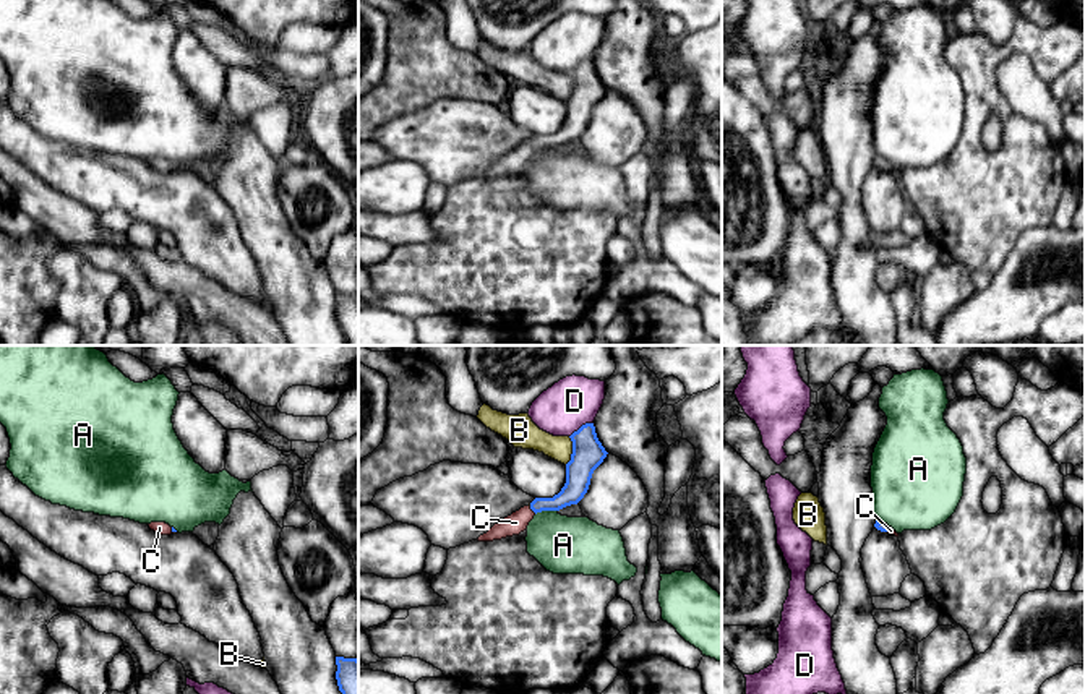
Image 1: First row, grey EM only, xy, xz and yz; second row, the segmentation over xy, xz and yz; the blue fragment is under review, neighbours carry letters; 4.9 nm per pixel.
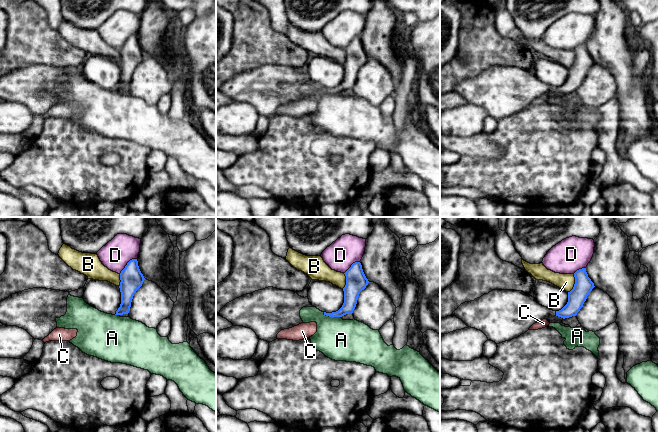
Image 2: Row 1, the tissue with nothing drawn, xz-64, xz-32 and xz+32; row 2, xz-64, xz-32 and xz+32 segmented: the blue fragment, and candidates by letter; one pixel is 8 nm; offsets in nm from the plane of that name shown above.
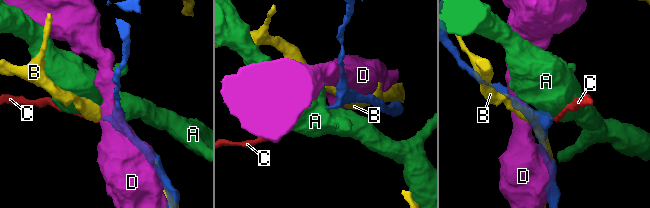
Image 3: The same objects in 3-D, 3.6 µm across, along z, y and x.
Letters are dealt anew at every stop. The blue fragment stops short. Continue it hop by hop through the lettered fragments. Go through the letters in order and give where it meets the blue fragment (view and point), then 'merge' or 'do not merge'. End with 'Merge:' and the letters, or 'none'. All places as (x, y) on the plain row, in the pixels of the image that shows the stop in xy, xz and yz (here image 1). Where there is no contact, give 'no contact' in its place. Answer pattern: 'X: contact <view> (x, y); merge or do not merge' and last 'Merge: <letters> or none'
A: contact xz (545, 146); do not merge
B: contact xz (573, 88); do not merge
C: contact xz (532, 146); merge
D: contact xz (583, 62); do not merge
Merge: C

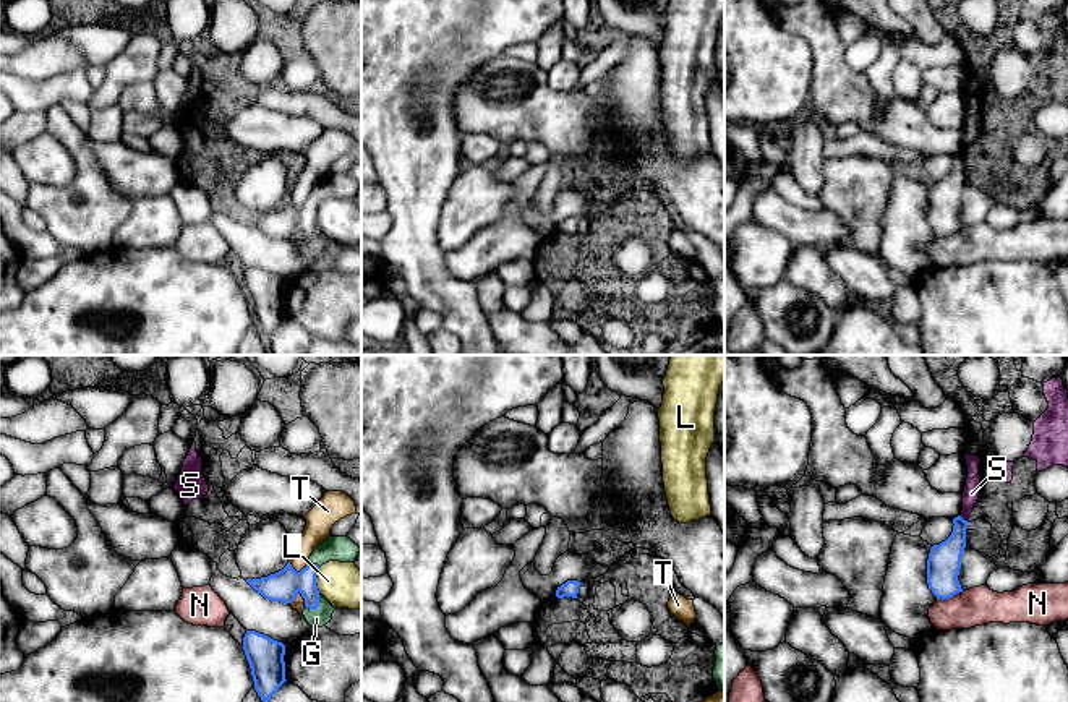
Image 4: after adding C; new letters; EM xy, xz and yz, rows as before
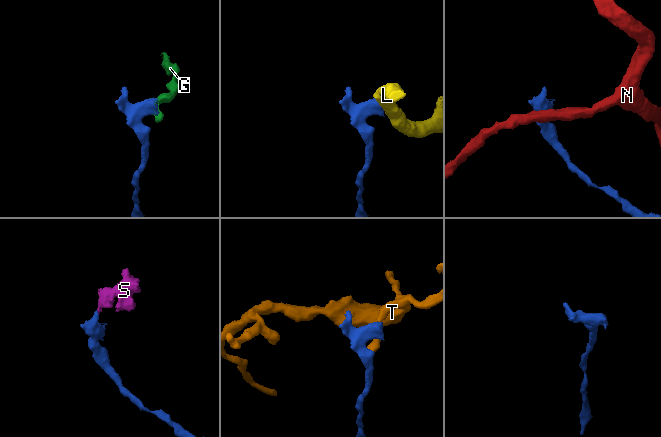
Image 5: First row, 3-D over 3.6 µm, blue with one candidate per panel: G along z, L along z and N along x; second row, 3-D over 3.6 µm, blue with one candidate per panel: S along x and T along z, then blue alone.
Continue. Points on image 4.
G: contact xy (316, 243); merge
L: contact xy (316, 222); do not merge
N: contact yz (950, 234); do not merge
S: contact yz (963, 156); do not merge
T: contact xy (295, 232); do not merge
Merge: G

